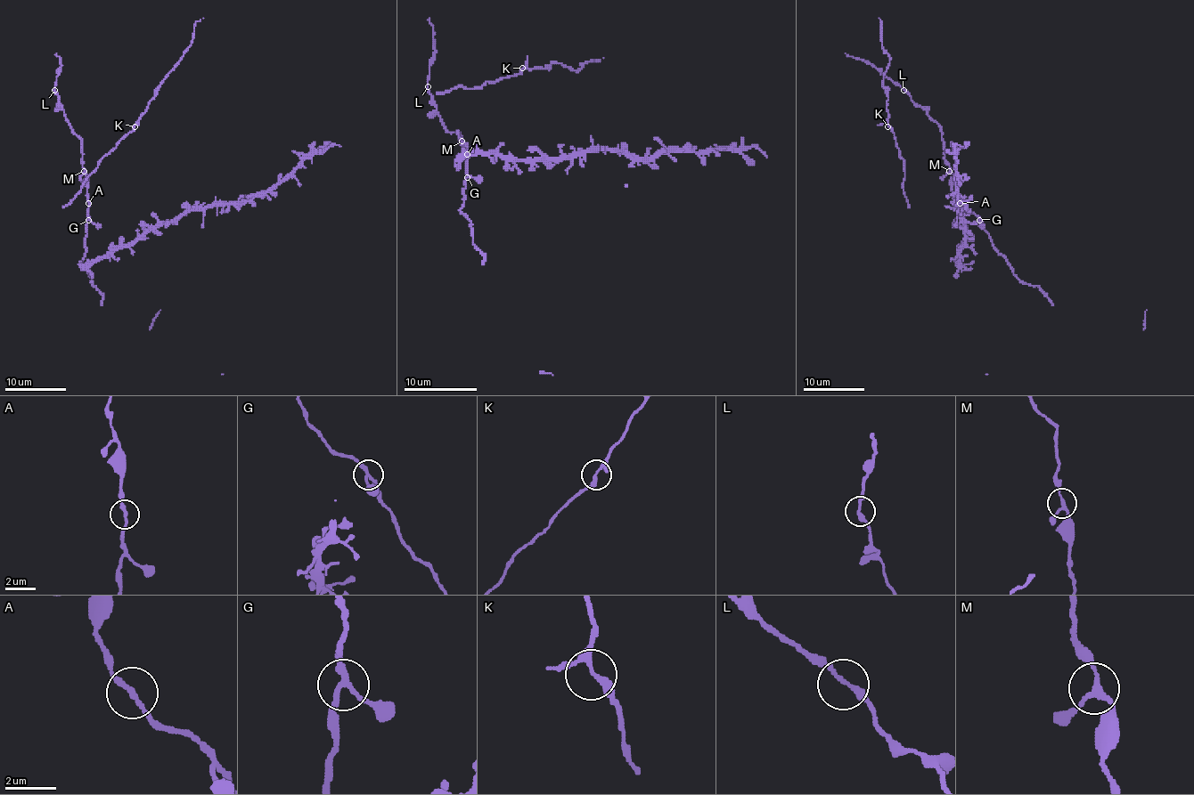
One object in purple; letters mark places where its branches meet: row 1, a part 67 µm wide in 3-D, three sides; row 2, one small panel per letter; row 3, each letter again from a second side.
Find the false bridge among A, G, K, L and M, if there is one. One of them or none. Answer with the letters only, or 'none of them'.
none of them

